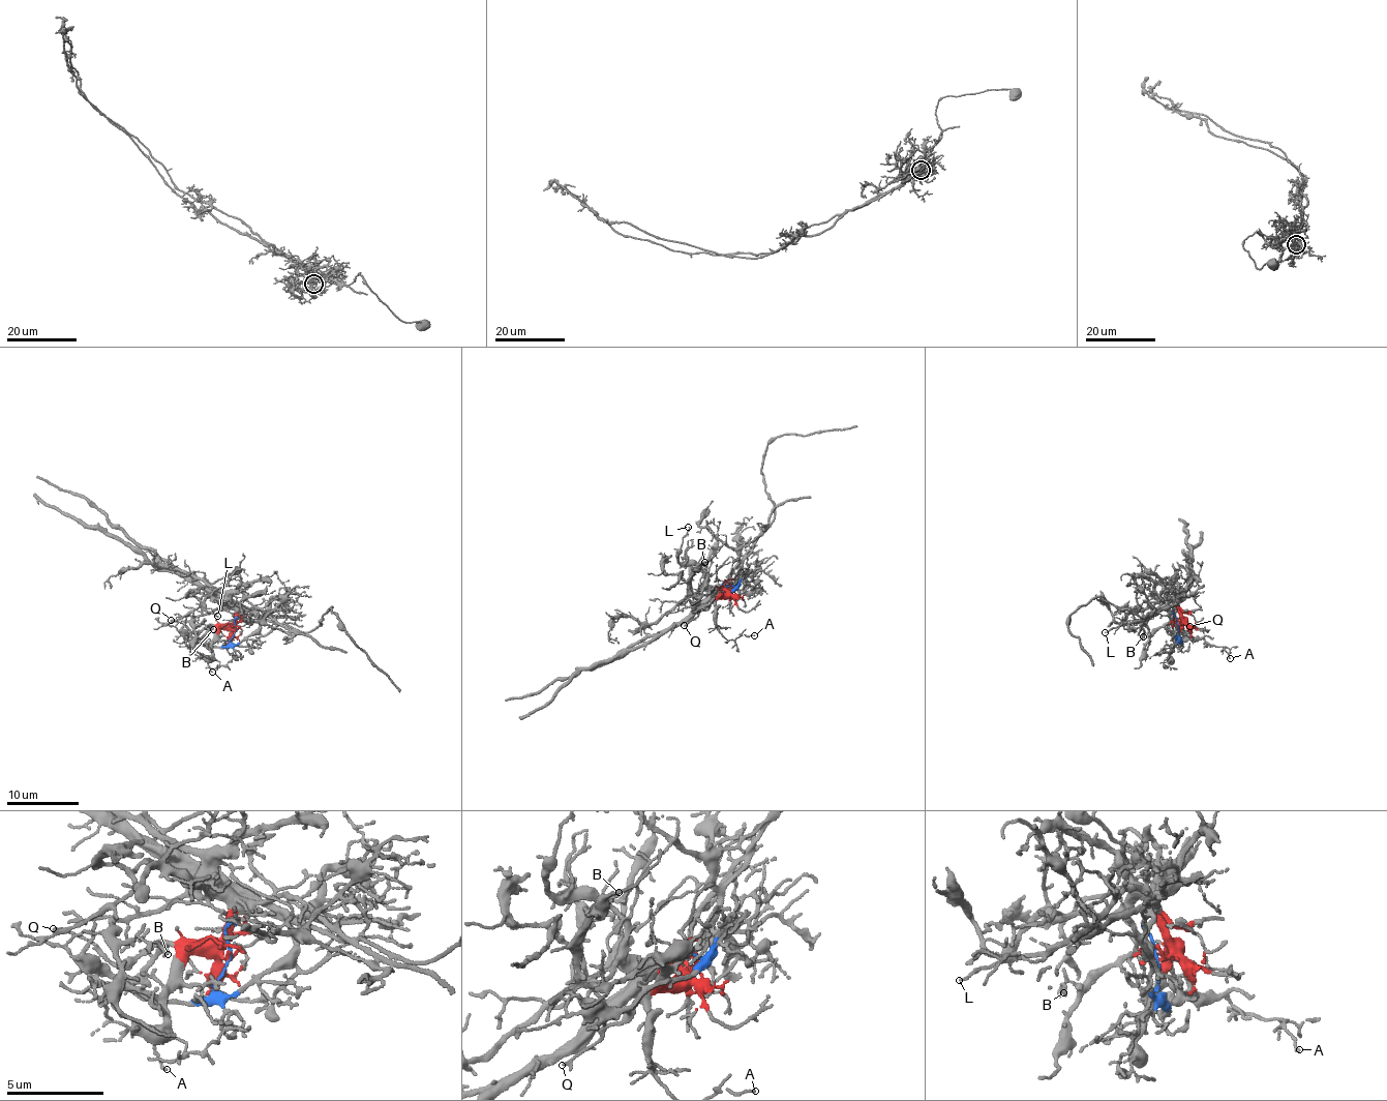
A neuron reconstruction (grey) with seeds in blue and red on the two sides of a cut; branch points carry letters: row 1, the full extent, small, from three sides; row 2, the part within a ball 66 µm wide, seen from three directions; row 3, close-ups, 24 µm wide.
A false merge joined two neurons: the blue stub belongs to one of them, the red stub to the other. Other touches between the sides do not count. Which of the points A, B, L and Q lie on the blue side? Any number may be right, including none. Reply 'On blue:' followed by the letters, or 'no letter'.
On blue: no letter

